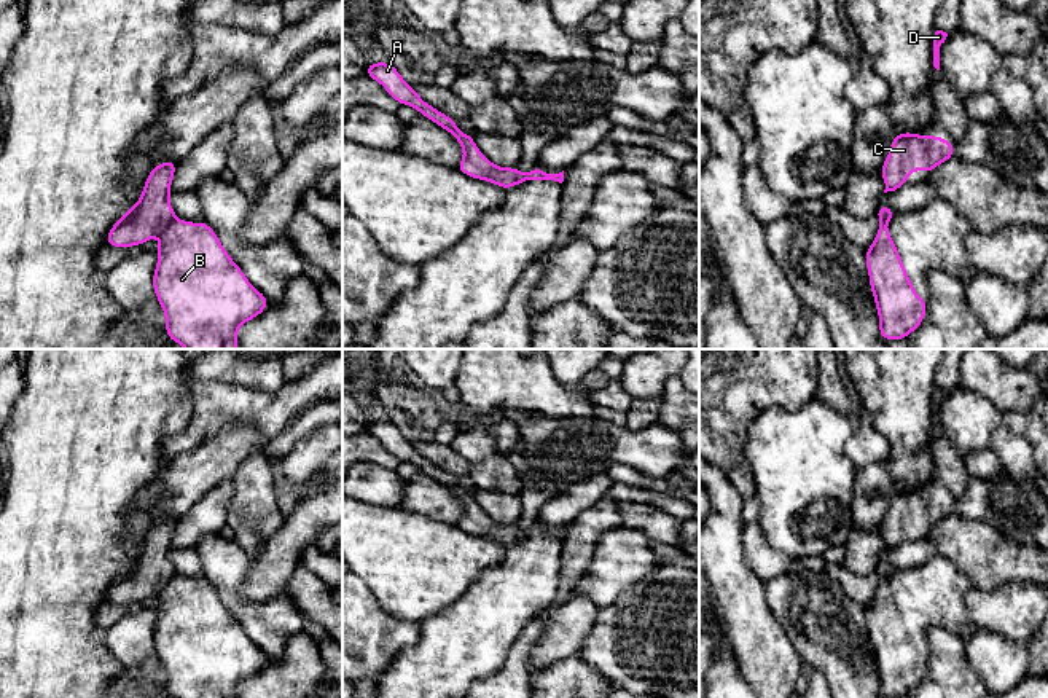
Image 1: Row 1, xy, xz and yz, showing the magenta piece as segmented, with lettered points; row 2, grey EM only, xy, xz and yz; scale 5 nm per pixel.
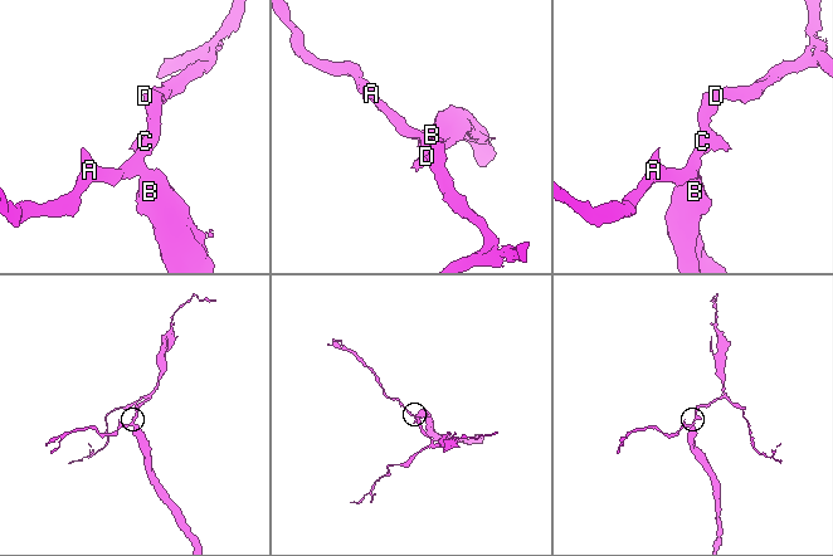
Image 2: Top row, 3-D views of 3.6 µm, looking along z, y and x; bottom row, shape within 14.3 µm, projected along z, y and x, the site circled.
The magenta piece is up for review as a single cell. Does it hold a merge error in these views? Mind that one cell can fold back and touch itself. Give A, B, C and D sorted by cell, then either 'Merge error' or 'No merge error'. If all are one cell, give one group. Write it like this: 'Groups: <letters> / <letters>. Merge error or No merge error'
Groups: A C D / B. Merge error

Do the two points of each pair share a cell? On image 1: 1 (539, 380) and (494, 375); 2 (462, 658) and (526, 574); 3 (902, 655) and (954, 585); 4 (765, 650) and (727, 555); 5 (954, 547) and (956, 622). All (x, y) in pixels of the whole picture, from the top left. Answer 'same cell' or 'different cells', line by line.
1: same cell
2: same cell
3: same cell
4: same cell
5: different cells

